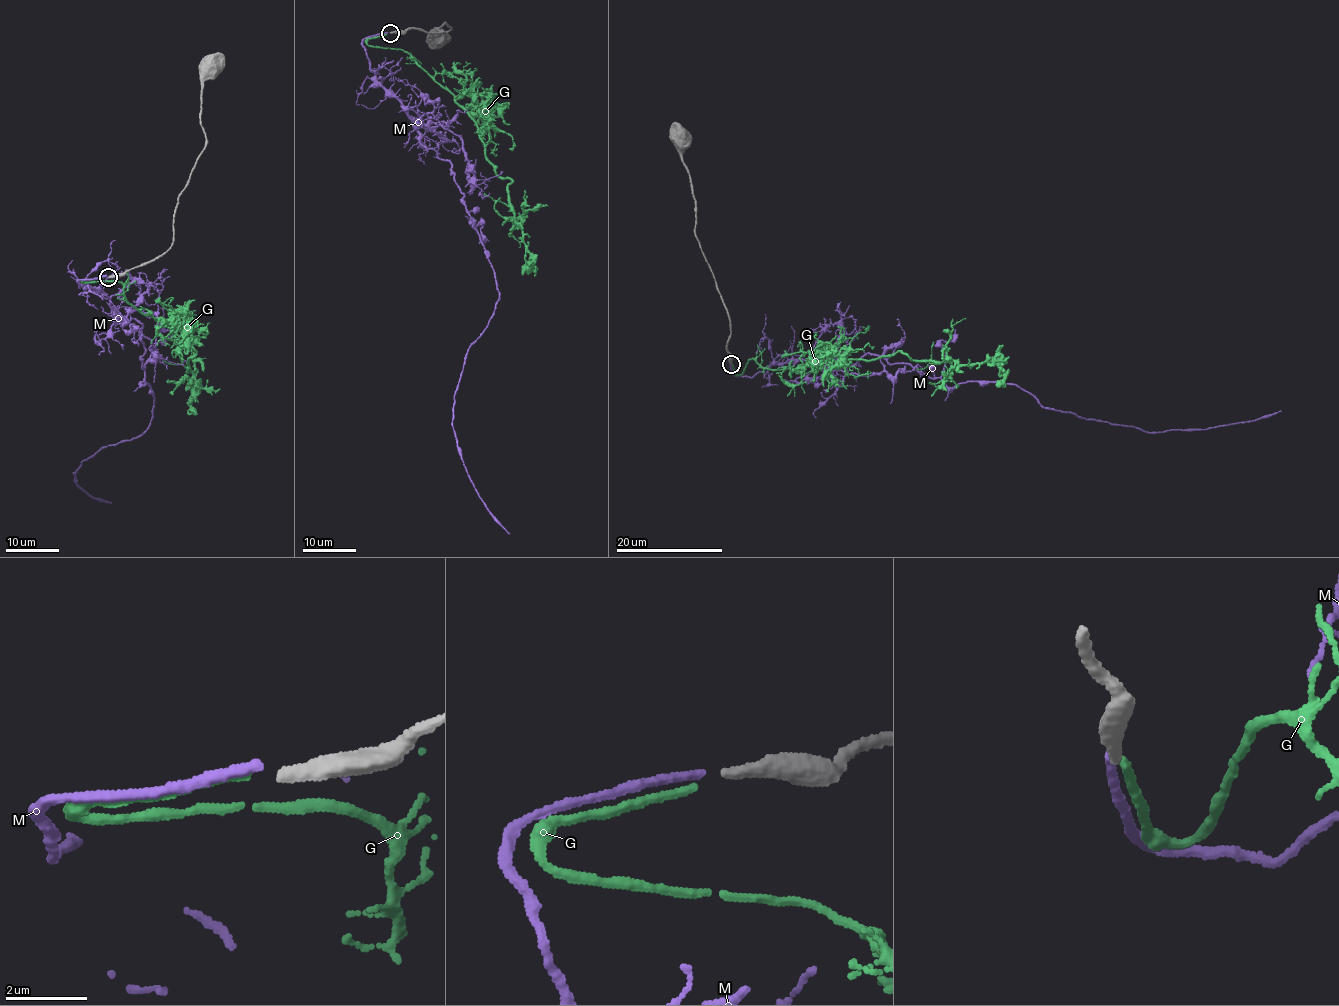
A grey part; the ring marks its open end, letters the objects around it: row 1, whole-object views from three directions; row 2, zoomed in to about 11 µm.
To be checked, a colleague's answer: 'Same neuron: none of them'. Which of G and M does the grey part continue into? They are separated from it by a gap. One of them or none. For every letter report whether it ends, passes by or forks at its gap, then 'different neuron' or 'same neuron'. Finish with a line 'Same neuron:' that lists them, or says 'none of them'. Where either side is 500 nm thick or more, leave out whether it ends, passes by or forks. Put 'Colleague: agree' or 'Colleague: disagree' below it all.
G: it ends there; different neuron
M: it ends there; different neuron
Same neuron: none of them
Colleague: agree

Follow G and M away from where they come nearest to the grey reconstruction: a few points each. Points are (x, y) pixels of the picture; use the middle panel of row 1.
G: (386, 33), (367, 43), (403, 49), (476, 124), (485, 158), (511, 180), (510, 211), (530, 265), (538, 255)
M: (387, 32), (362, 46), (374, 78), (451, 163), (500, 300), (468, 350), (453, 427), (510, 534)

